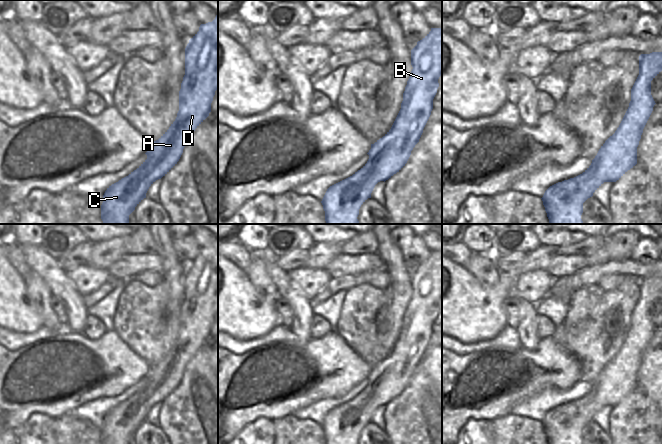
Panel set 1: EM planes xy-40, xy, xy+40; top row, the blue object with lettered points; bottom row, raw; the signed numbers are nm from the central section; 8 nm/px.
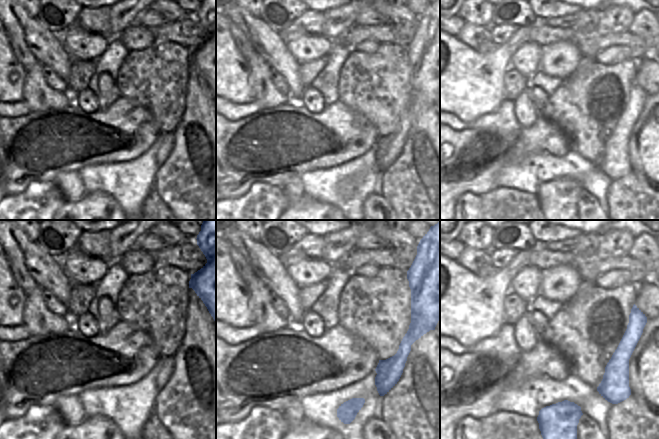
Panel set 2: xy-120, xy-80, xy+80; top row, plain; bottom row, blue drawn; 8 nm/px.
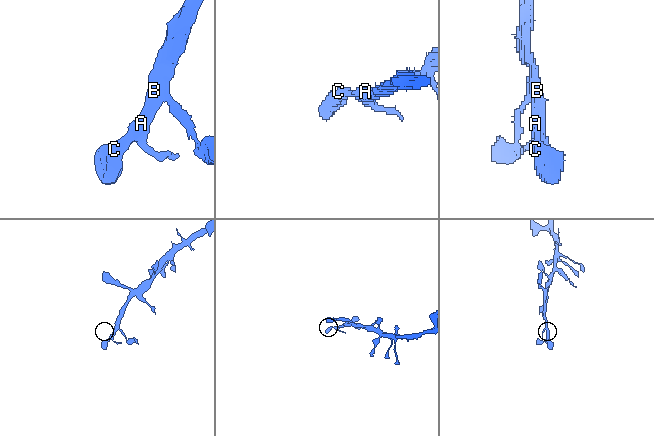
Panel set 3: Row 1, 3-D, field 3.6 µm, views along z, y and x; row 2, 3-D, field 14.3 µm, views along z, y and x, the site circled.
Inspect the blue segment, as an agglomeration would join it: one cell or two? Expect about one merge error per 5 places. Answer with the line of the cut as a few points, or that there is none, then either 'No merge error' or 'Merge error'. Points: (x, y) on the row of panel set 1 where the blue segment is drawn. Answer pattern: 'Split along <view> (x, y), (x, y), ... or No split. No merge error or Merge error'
No split. No merge error.

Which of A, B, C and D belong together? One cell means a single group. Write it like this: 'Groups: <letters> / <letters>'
Groups: A B C D.

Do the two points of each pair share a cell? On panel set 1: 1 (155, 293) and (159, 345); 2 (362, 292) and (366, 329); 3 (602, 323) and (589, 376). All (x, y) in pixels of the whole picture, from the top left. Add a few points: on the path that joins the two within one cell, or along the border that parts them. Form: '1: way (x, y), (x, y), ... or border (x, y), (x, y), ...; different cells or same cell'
1: way (151, 306), (151, 332); same cell
2: way (362, 301), (362, 320); same cell
3: way (599, 336), (594, 341), (592, 363); same cell

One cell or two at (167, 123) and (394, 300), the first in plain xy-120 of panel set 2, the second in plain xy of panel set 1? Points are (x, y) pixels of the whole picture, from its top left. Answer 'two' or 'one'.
two

